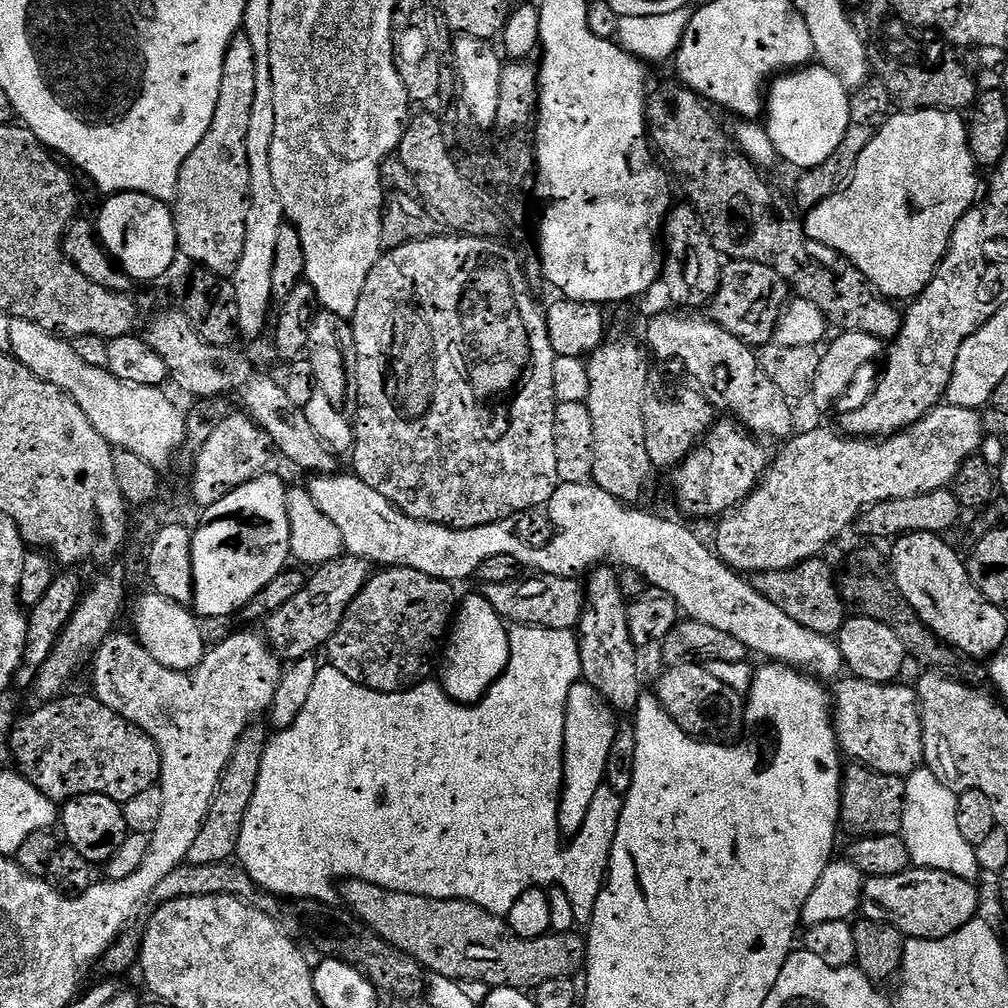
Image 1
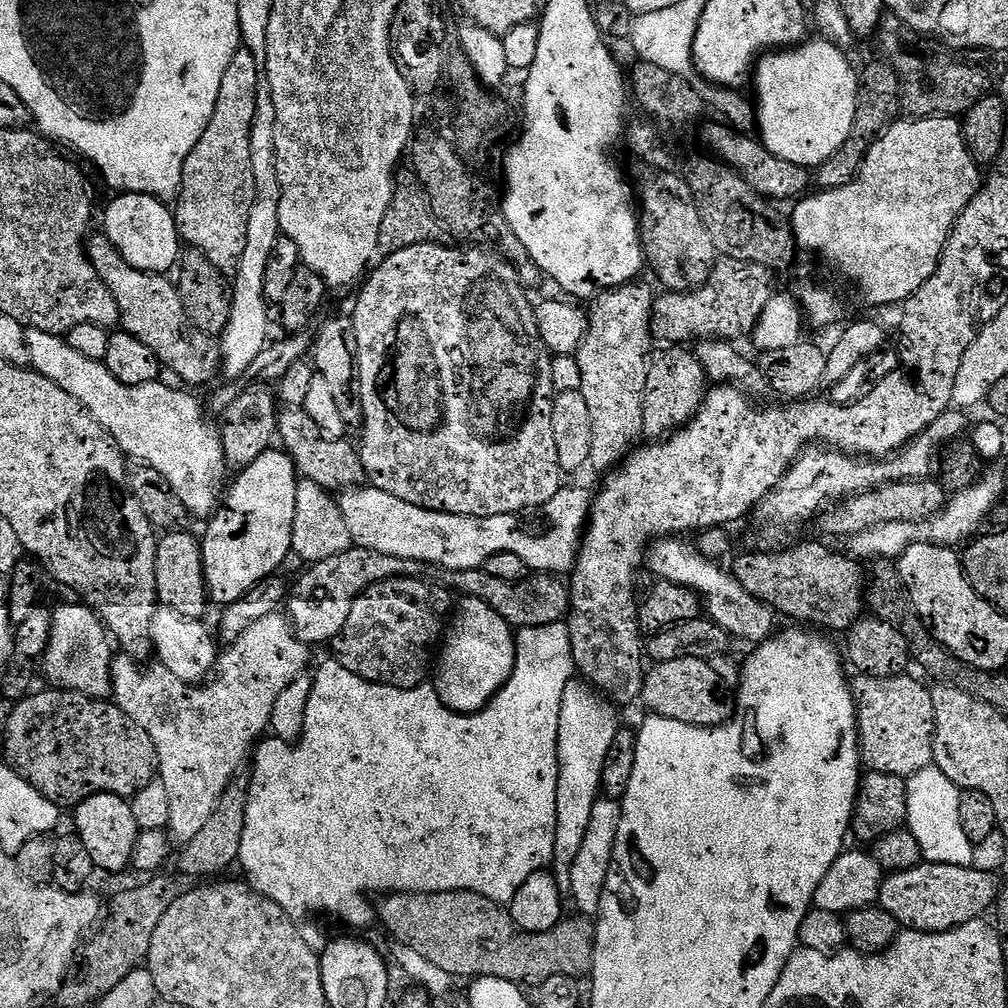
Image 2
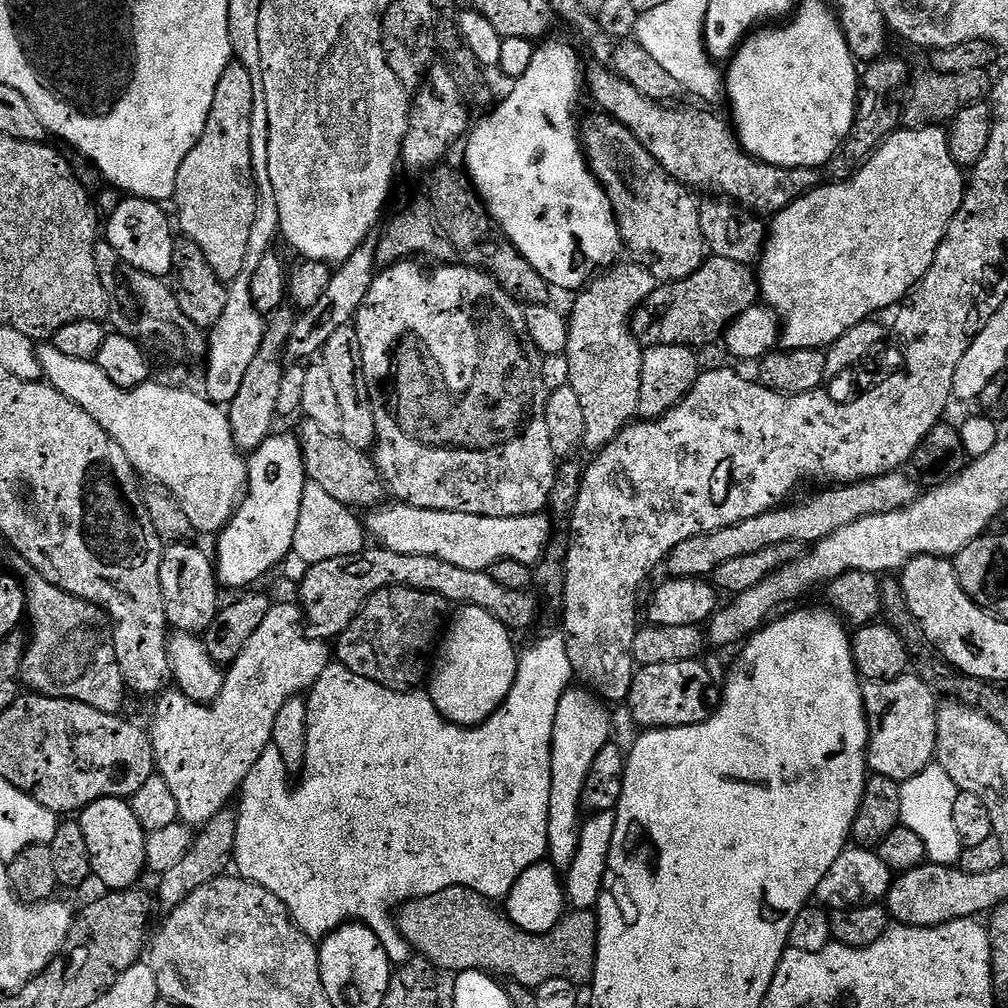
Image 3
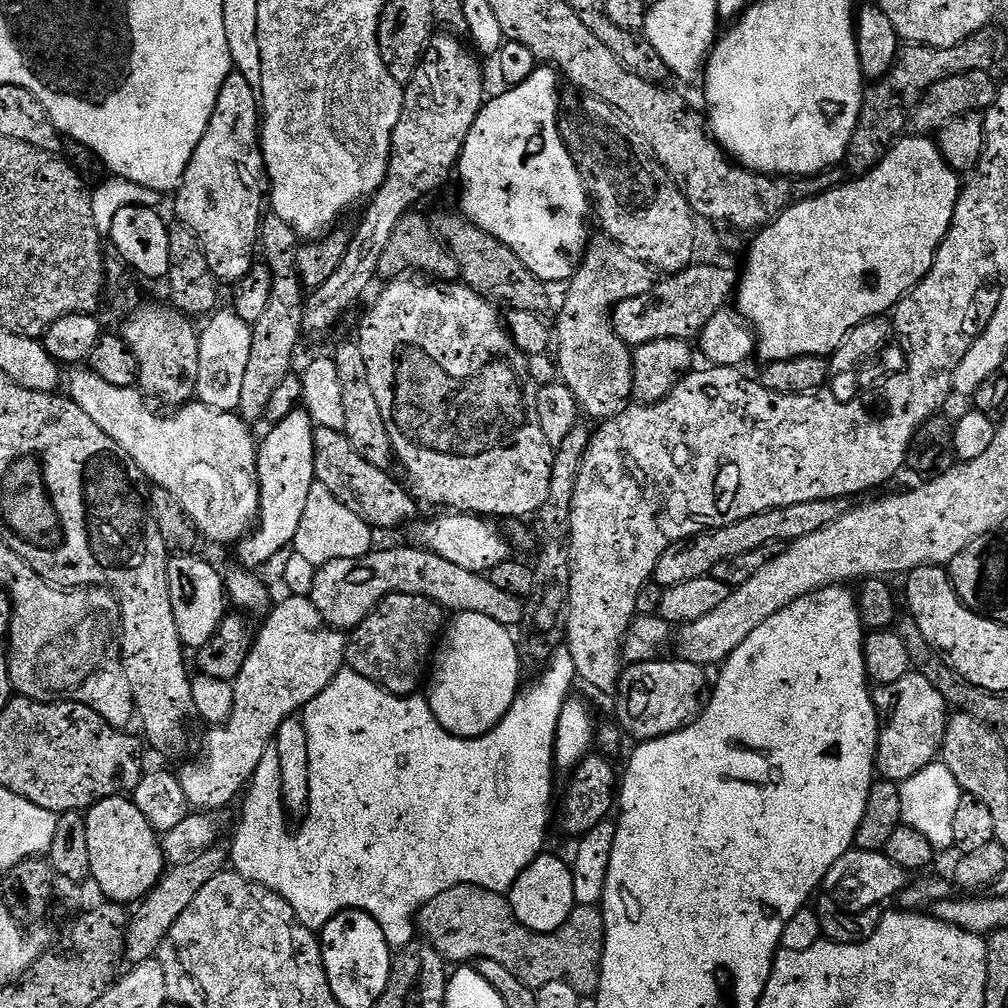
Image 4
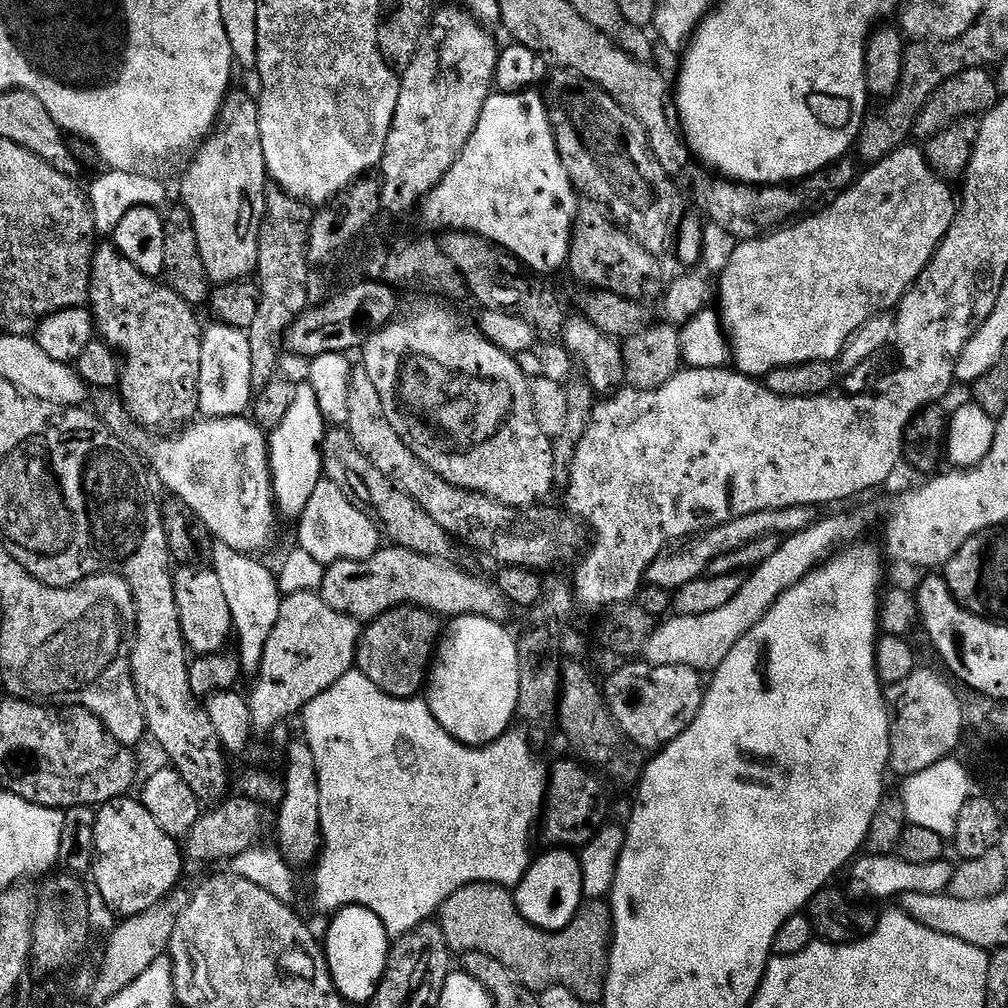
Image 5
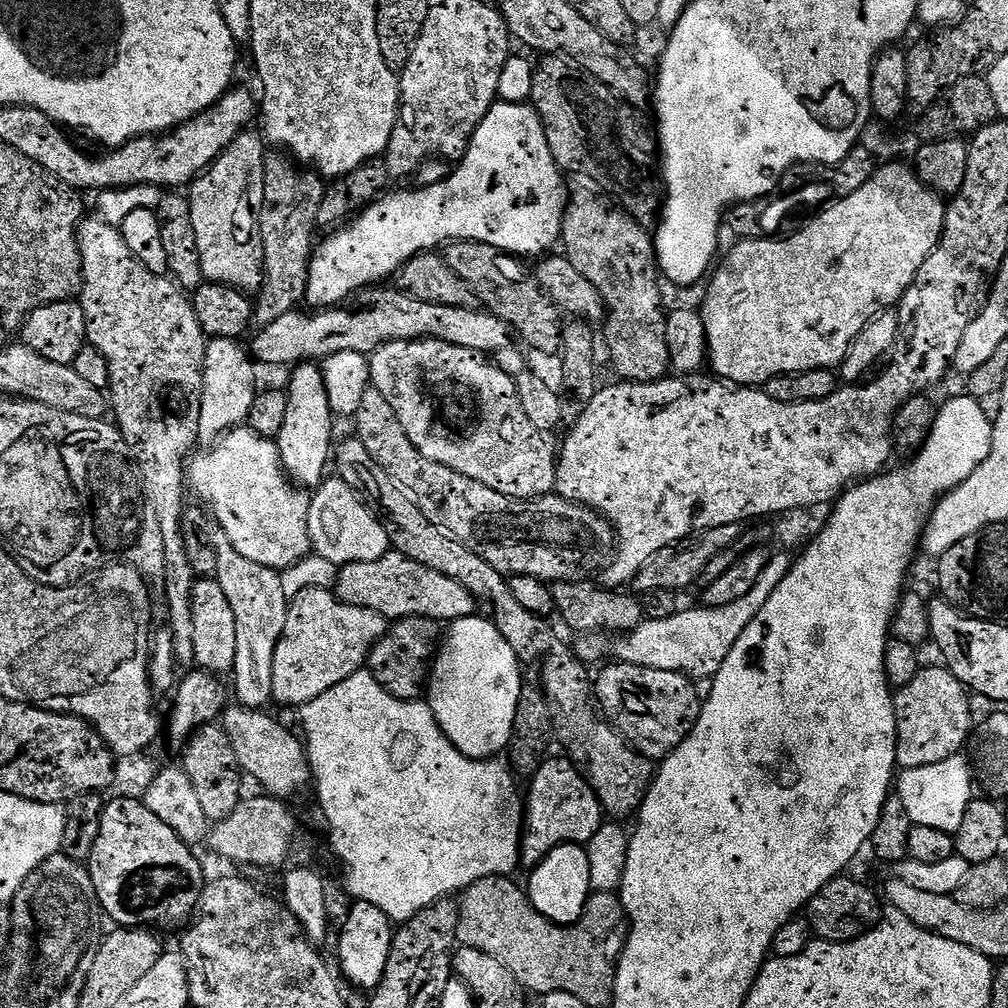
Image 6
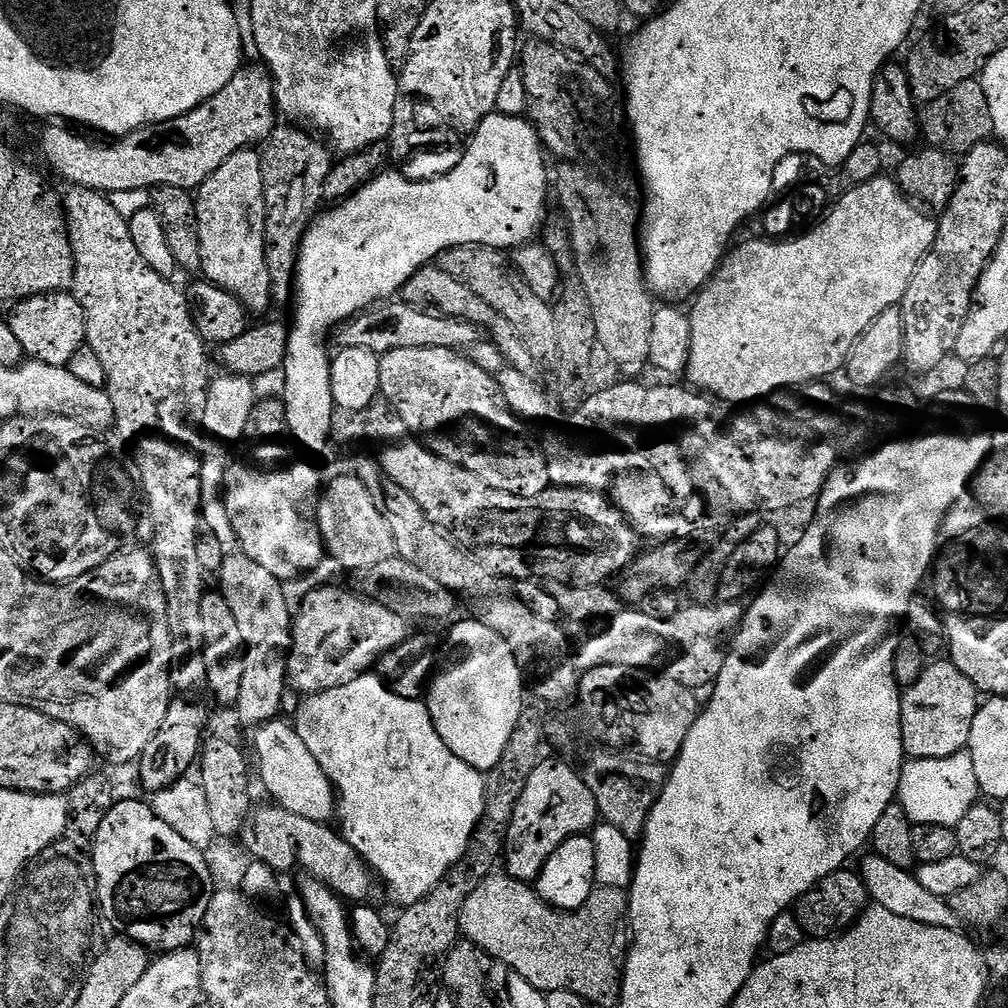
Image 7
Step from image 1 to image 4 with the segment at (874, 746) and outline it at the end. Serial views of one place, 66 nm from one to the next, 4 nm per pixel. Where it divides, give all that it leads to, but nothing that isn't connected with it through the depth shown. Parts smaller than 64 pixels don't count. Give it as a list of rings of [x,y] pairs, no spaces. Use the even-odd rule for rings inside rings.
[[[909,674],[898,682],[879,685],[873,691],[872,701],[880,716],[880,737],[876,747],[877,773],[893,782],[914,778],[914,774],[921,772],[941,755],[950,705],[919,674]]]

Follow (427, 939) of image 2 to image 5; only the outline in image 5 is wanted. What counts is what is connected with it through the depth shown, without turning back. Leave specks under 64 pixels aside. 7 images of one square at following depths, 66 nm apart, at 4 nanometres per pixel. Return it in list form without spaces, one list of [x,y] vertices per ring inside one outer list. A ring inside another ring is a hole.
[[[467,884],[458,889],[454,894],[450,894],[450,898],[446,898],[446,902],[440,907],[438,913],[438,923],[442,934],[446,938],[448,947],[453,953],[463,954],[466,952],[477,952],[478,954],[490,954],[490,958],[498,958],[498,962],[502,962],[502,966],[506,966],[517,978],[524,983],[529,990],[534,993],[545,992],[550,986],[562,986],[566,990],[570,990],[574,994],[578,994],[578,998],[585,1006],[592,1004],[599,1005],[604,999],[604,983],[608,977],[608,955],[612,949],[612,906],[611,903],[604,900],[588,900],[581,907],[580,912],[570,922],[570,926],[566,926],[557,932],[547,932],[538,926],[534,926],[526,920],[518,910],[515,895],[509,889],[503,888],[501,884]]]

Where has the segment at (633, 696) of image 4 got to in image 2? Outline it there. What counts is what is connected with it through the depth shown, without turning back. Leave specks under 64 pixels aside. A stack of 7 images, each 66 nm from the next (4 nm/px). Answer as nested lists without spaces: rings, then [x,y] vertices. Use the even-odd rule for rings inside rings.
[[[675,660],[656,664],[643,677],[639,699],[649,713],[666,720],[693,724],[695,728],[717,728],[730,716],[730,700],[724,697],[720,676],[707,660]]]

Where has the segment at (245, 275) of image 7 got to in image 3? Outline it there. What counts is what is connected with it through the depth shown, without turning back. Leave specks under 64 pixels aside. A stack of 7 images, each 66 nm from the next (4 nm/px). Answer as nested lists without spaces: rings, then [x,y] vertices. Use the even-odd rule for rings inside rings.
[[[241,62],[228,64],[222,74],[222,78],[218,78],[218,90],[214,90],[214,106],[210,106],[206,130],[202,130],[200,141],[196,143],[194,150],[190,150],[190,154],[186,154],[186,158],[178,170],[178,178],[176,179],[174,205],[176,204],[177,210],[180,211],[180,224],[178,220],[179,231],[181,228],[184,231],[181,233],[199,246],[206,258],[206,262],[210,262],[210,266],[216,271],[221,281],[224,282],[234,279],[243,270],[244,259],[248,256],[248,243],[252,240],[252,223],[256,220],[256,192],[252,189],[252,114],[254,114],[254,109],[254,82],[252,81],[250,70]]]

